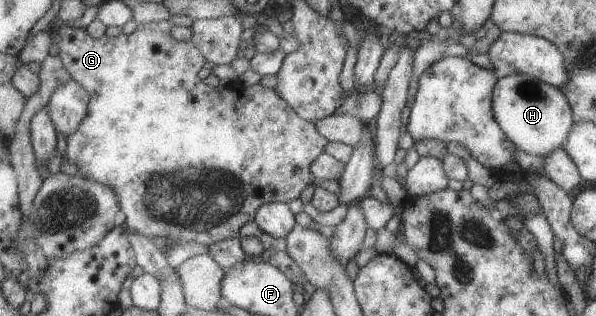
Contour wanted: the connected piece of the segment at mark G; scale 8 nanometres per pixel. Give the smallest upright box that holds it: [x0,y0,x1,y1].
[56,20,329,248]

